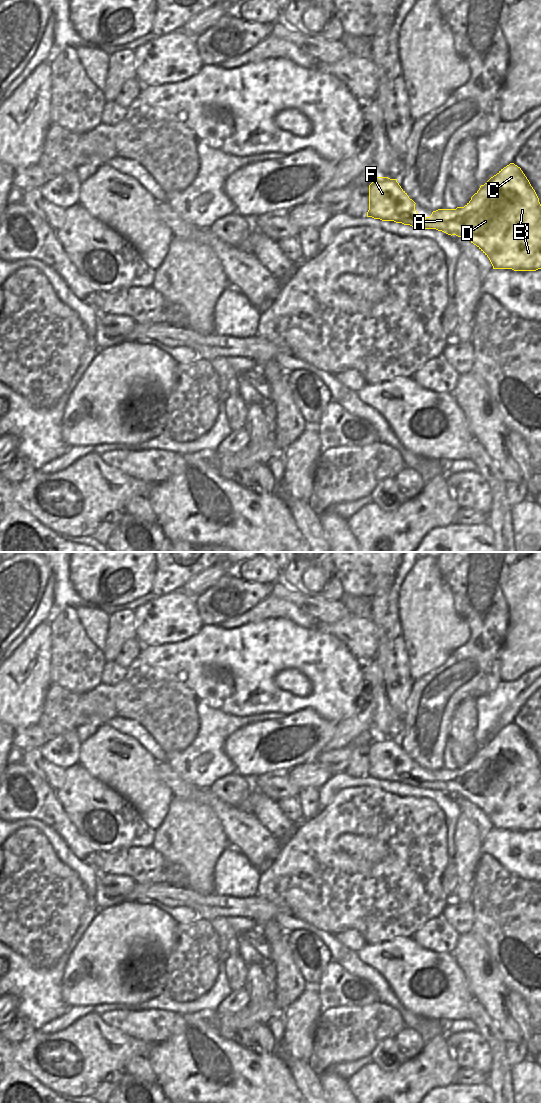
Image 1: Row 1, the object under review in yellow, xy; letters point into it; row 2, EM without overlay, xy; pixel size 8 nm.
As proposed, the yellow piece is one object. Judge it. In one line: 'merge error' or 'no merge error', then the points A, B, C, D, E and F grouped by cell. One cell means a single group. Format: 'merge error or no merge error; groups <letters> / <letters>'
no merge error; groups A B C D E F

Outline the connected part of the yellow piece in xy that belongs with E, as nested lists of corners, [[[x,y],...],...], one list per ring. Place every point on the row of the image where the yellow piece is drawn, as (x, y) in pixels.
[[[510,163],[481,185],[464,207],[438,209],[422,221],[415,210],[415,204],[397,179],[377,177],[369,185],[367,217],[420,229],[436,229],[451,236],[468,239],[489,258],[493,269],[541,269],[541,204],[529,180],[514,163]]]

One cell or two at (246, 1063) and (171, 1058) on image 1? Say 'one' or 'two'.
one

